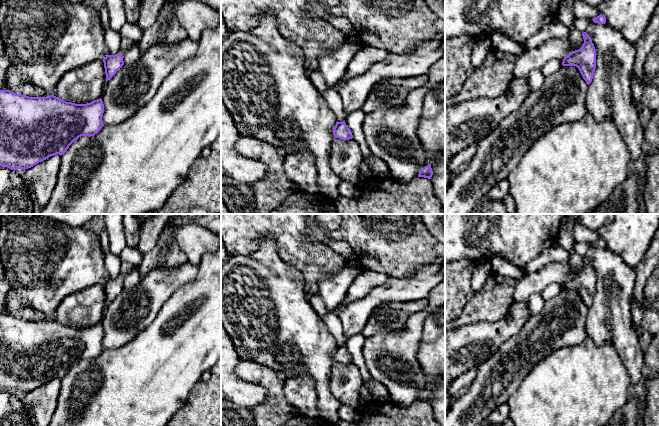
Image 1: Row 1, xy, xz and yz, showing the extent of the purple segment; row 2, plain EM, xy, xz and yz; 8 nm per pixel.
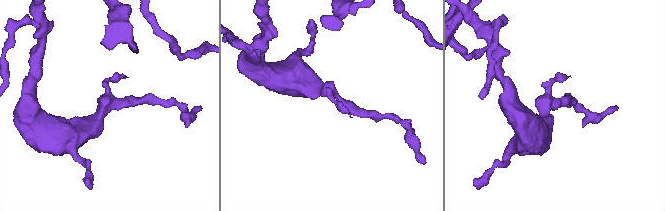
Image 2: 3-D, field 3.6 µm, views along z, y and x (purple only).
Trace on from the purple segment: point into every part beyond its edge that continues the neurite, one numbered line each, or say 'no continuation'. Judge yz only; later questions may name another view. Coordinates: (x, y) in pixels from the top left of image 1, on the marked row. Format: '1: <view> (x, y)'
1: yz (536, 58)

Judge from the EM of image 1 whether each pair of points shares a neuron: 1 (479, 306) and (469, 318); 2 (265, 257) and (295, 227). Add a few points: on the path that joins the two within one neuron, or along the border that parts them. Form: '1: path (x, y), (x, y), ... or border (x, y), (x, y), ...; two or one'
1: path (477, 309), (471, 315); one
2: border (259, 239), (270, 236), (279, 258), (290, 265); two

